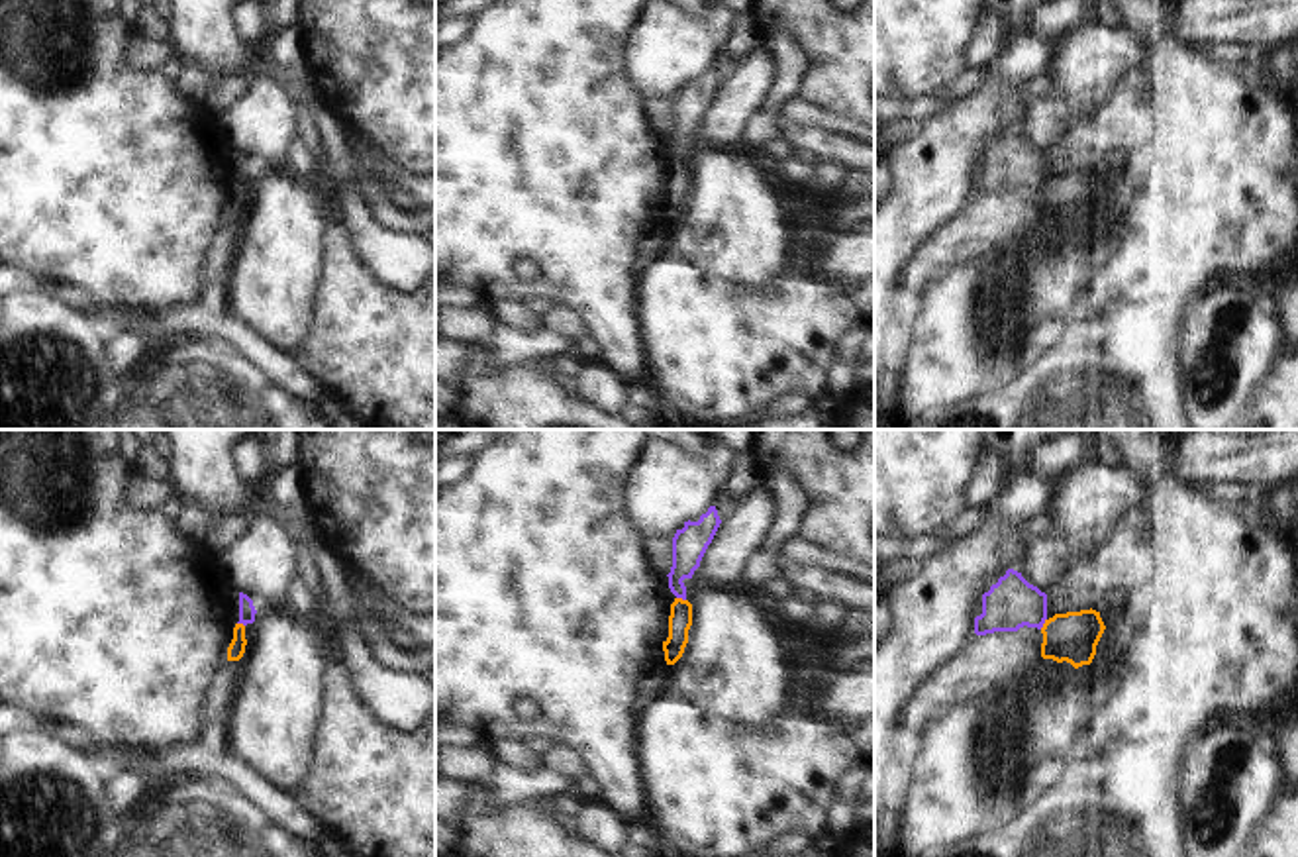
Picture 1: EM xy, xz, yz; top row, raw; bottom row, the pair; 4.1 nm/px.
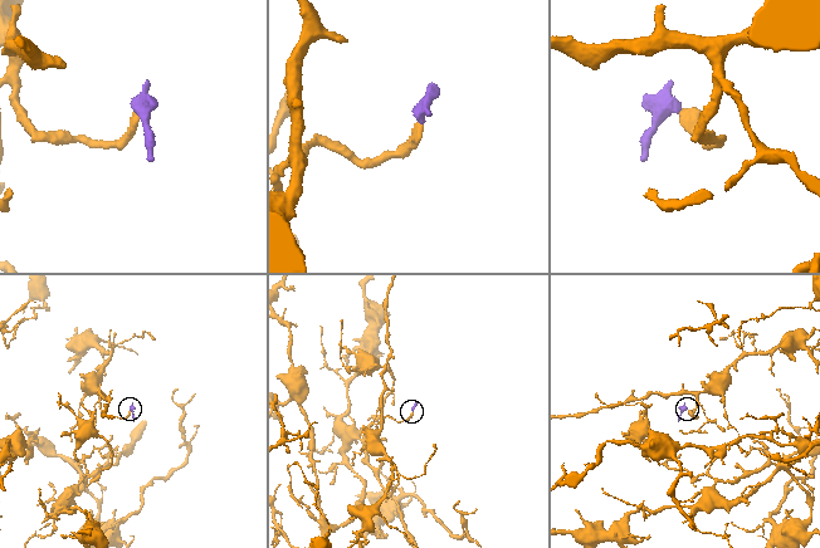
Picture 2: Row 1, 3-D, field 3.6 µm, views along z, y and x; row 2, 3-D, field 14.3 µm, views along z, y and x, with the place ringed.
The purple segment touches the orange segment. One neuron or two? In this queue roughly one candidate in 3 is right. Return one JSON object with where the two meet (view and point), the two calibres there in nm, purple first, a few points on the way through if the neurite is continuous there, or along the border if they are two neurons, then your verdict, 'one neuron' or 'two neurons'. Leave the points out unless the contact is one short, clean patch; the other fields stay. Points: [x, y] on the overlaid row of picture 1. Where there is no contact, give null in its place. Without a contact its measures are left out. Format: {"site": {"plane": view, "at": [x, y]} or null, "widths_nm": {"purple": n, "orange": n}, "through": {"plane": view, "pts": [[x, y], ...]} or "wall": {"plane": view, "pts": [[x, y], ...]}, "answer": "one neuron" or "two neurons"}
{"site": {"plane": "yz", "at": [1044, 622]}, "widths_nm": {"purple": 220, "orange": 200}, "wall": {"plane": "yz", "pts": [[1046, 618], [1040, 628]]}, "answer": "two neurons"}

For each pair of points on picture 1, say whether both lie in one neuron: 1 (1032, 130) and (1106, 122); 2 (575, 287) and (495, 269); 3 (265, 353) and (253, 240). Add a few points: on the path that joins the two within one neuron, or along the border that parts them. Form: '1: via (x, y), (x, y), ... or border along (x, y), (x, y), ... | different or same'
1: border along (1108, 97), (1083, 114), (1049, 153) | different
2: via (555, 287), (514, 287) | same
3: border along (226, 312), (293, 359) | different

